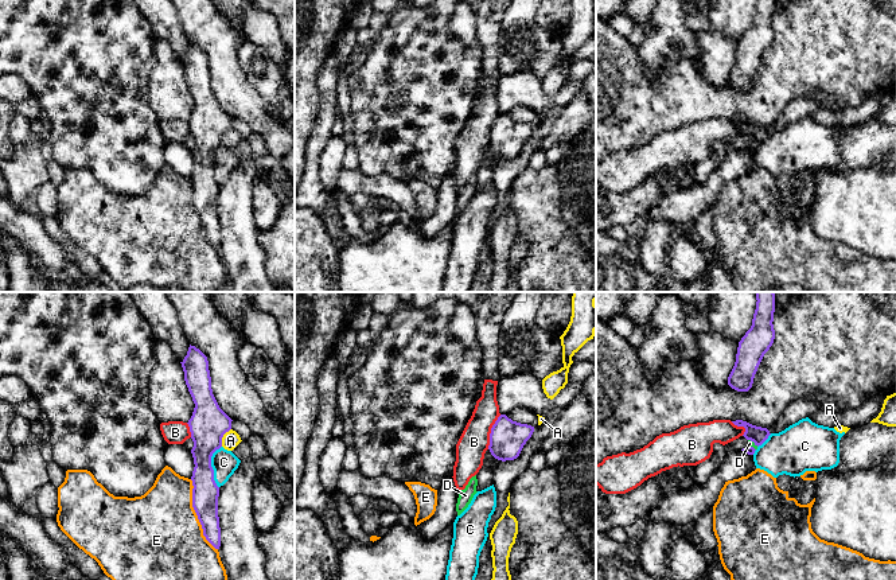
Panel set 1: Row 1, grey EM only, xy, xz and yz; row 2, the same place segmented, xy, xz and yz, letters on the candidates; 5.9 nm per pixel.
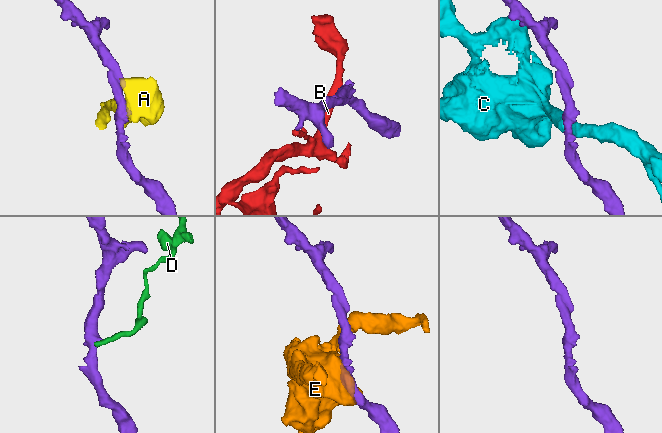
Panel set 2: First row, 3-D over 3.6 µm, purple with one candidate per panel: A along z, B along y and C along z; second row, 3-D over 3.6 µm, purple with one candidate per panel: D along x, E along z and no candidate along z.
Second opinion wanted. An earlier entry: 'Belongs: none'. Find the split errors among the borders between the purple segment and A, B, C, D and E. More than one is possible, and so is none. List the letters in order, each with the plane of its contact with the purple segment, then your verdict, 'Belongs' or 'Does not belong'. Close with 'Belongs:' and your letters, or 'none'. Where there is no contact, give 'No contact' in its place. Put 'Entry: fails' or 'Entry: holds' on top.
Entry: holds
A: Touches purple in xy. Does not belong
B: Touches purple in xz. Does not belong
C: Touches purple in xy. Does not belong
D: Touches purple in yz. Does not belong
E: Touches purple in xy. Does not belong
Belongs: none

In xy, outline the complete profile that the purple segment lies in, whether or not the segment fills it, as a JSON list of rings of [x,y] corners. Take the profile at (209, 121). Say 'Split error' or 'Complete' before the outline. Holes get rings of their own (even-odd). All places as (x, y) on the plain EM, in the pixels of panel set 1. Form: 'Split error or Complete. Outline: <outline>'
Complete. Outline: [[[195,44],[188,46],[180,61],[184,79],[195,102],[188,125],[194,145],[192,206],[203,227],[203,234],[215,246],[221,245],[218,215],[219,186],[211,166],[213,152],[222,145],[222,136],[231,128],[231,117],[219,106],[211,87],[207,55]]]

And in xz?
Complete. Outline: [[[500,113],[491,126],[488,148],[498,159],[514,159],[519,155],[533,131],[534,125],[513,120],[506,113]]]

